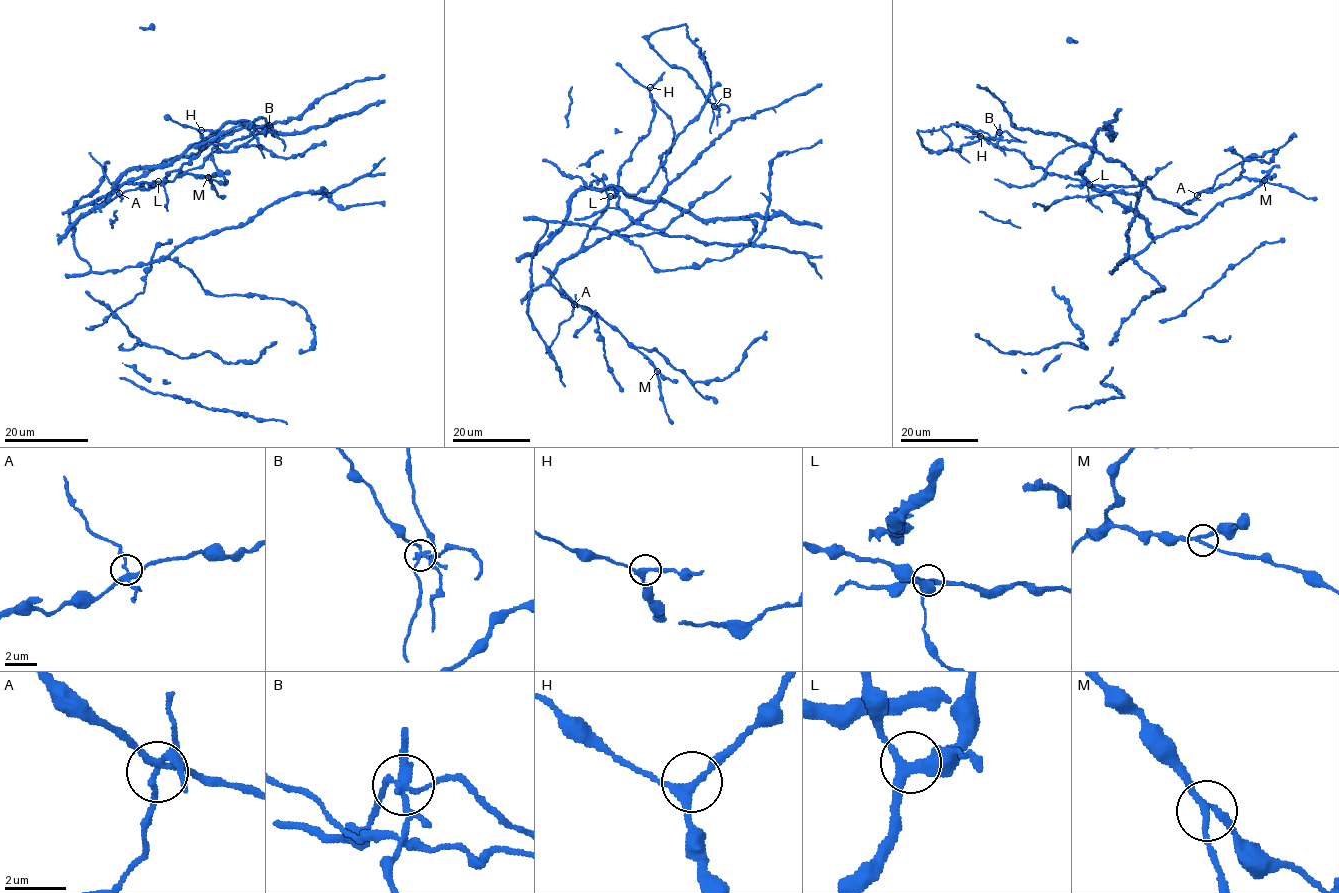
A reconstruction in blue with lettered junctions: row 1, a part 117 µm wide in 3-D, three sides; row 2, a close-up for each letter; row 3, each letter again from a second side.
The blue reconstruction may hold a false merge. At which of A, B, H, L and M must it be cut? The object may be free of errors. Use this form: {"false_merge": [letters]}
{"false_merge": ["B"]}

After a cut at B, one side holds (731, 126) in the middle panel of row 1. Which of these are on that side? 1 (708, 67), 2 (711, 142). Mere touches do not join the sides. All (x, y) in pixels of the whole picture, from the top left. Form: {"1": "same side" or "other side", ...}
{"1": "other side", "2": "same side"}

